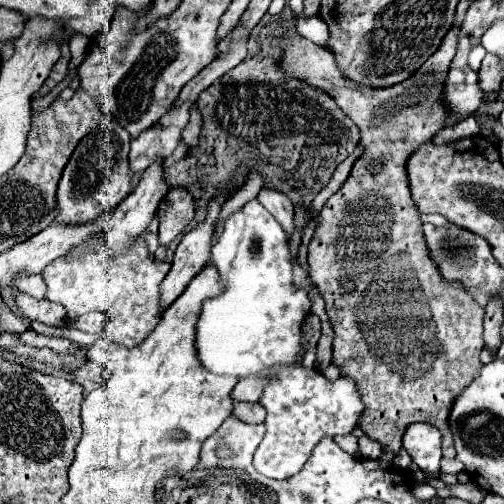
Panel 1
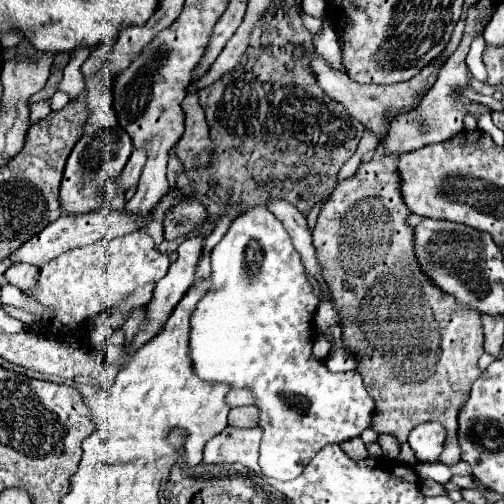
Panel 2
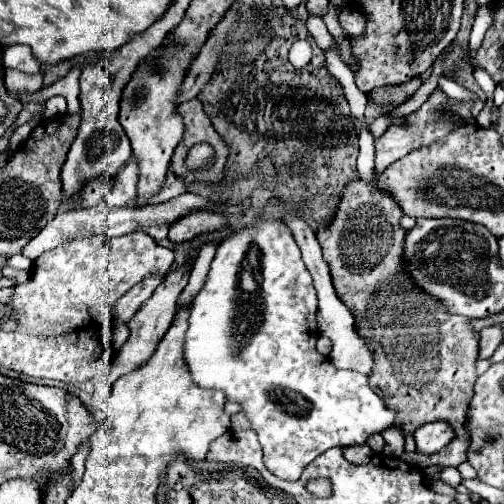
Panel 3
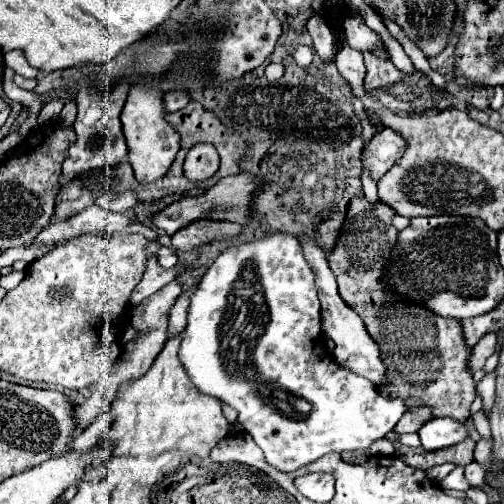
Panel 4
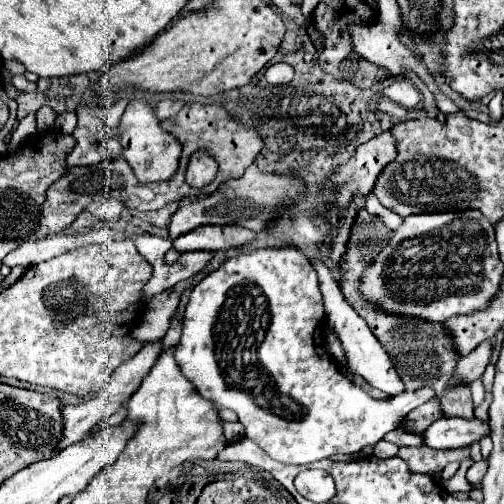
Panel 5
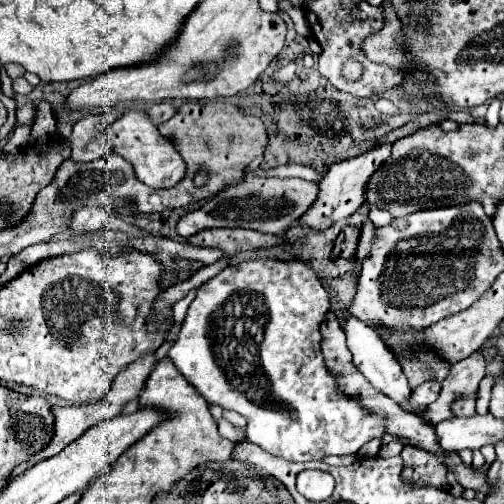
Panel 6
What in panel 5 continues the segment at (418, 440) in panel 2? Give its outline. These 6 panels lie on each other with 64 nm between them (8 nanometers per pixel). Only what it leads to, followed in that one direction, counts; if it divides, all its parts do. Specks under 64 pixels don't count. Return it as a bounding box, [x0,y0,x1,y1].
[424,418,490,450]

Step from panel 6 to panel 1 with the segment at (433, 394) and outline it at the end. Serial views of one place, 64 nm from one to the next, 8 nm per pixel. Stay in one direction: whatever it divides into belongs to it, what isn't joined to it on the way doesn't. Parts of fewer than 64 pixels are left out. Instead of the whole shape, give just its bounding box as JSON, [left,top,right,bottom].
[196,200,364,480]

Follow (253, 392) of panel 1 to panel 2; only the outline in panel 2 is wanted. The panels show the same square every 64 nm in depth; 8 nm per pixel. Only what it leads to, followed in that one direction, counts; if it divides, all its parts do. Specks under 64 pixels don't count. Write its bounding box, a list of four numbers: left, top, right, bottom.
[226,388,254,409]

